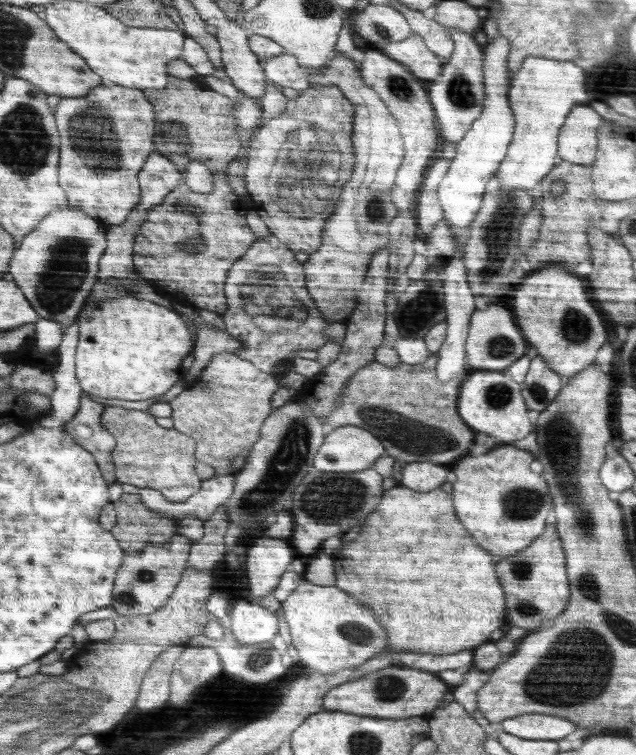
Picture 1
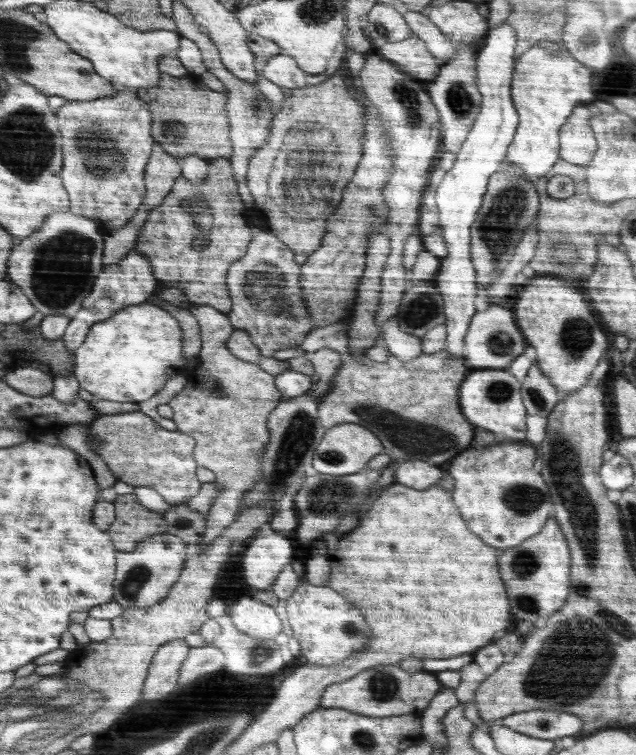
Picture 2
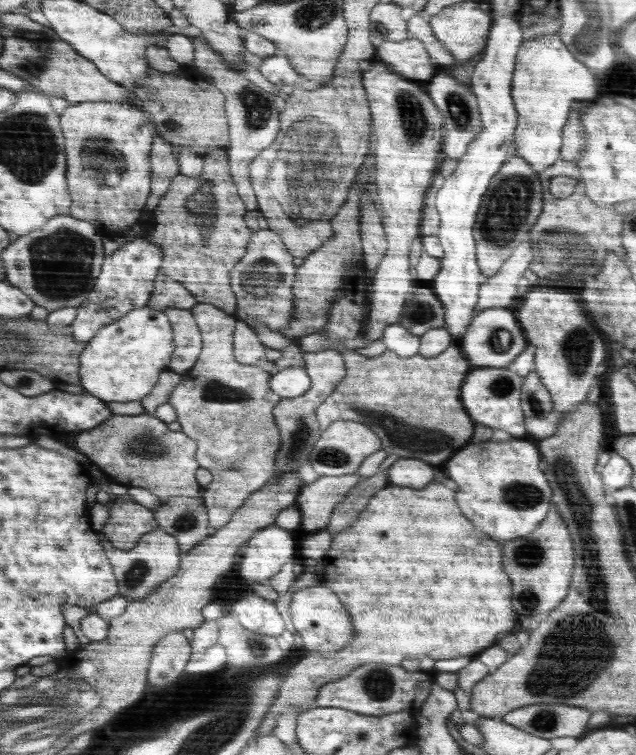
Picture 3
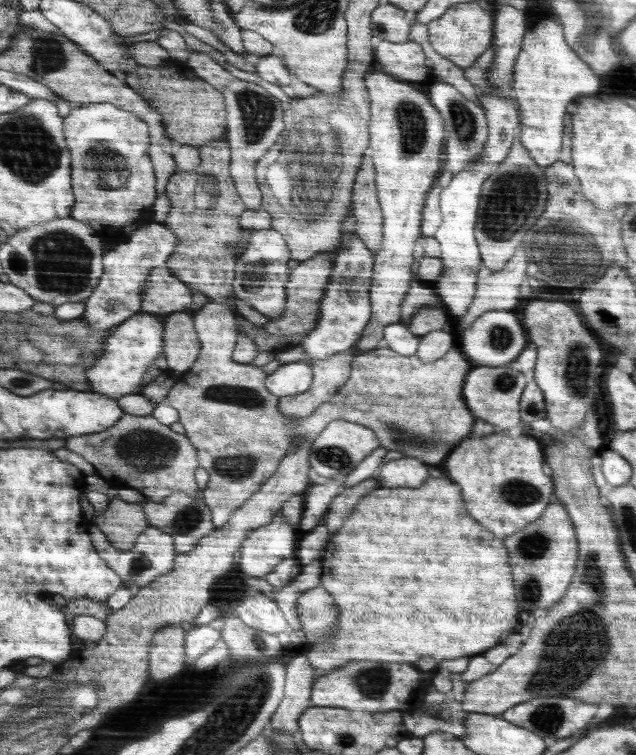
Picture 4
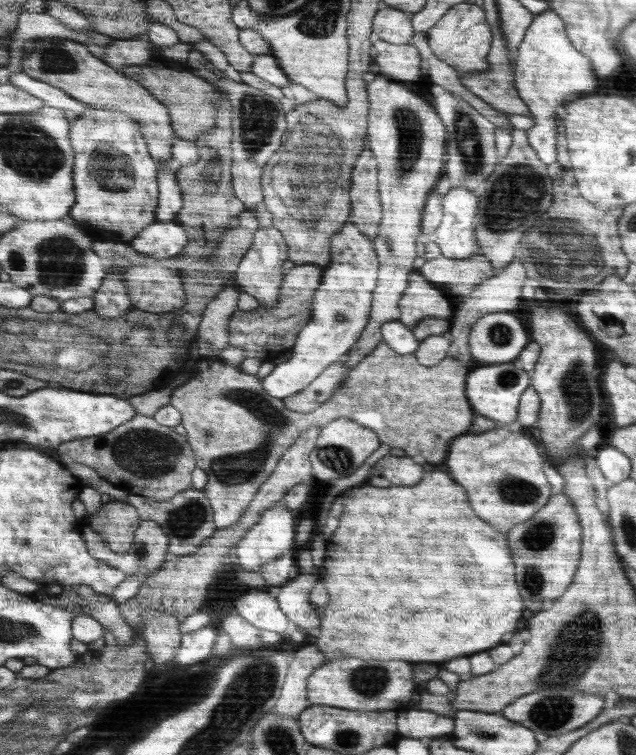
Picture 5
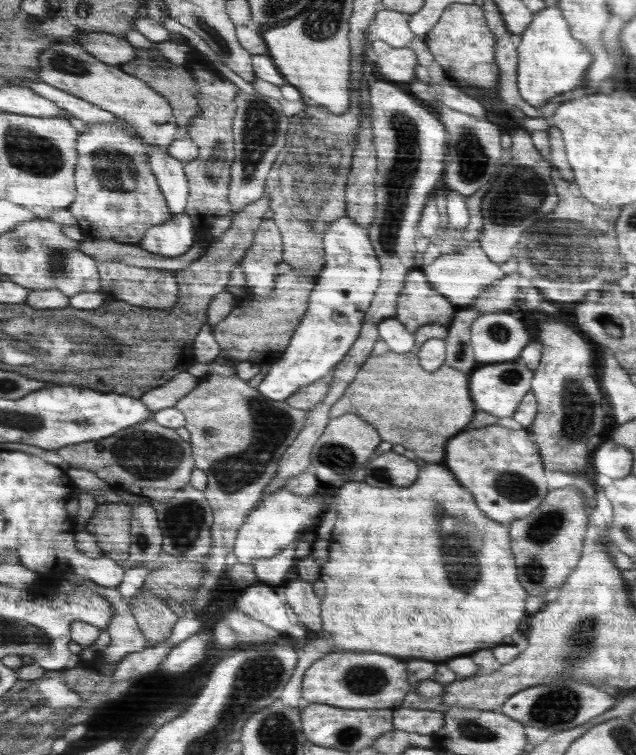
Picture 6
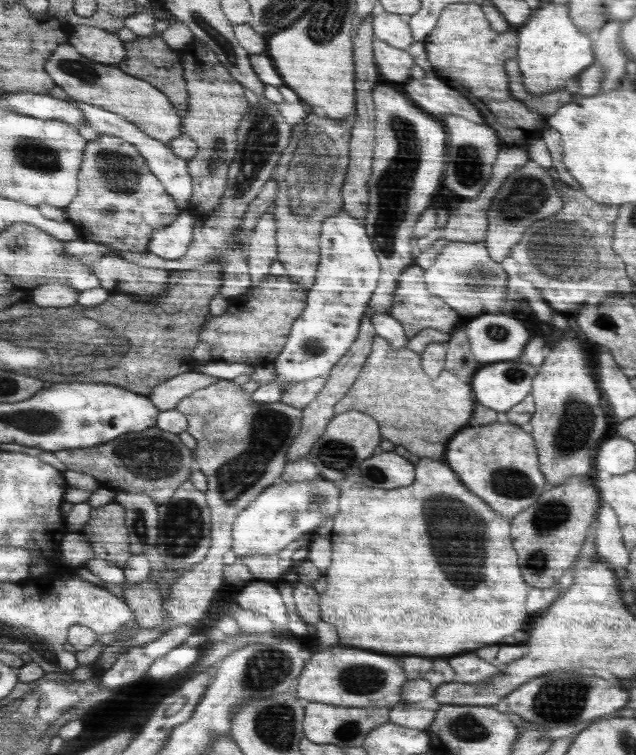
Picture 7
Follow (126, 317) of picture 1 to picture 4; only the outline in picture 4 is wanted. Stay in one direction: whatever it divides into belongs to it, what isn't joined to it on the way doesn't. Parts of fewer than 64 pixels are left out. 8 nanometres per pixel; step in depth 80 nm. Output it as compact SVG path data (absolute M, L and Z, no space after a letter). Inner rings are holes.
M142 310L123 320L114 327L113 334L106 337L106 348L98 355L98 364L90 368L88 376L92 383L91 390L104 397L122 399L124 396L136 395L145 379L150 365L163 355L164 330L169 324L163 323L157 316Z

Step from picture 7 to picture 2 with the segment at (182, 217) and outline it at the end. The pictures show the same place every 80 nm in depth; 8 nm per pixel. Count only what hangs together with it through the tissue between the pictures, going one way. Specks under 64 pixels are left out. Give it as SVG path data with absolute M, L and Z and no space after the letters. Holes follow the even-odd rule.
M134 246L118 263L107 264L103 267L101 274L96 278L96 284L94 284L88 298L85 299L84 306L68 323L63 335L66 346L69 346L70 351L75 352L83 344L88 332L90 332L90 326L95 322L107 319L123 306L146 303L146 299L156 292L157 288L158 282L153 277L152 267L147 256L141 254Z

